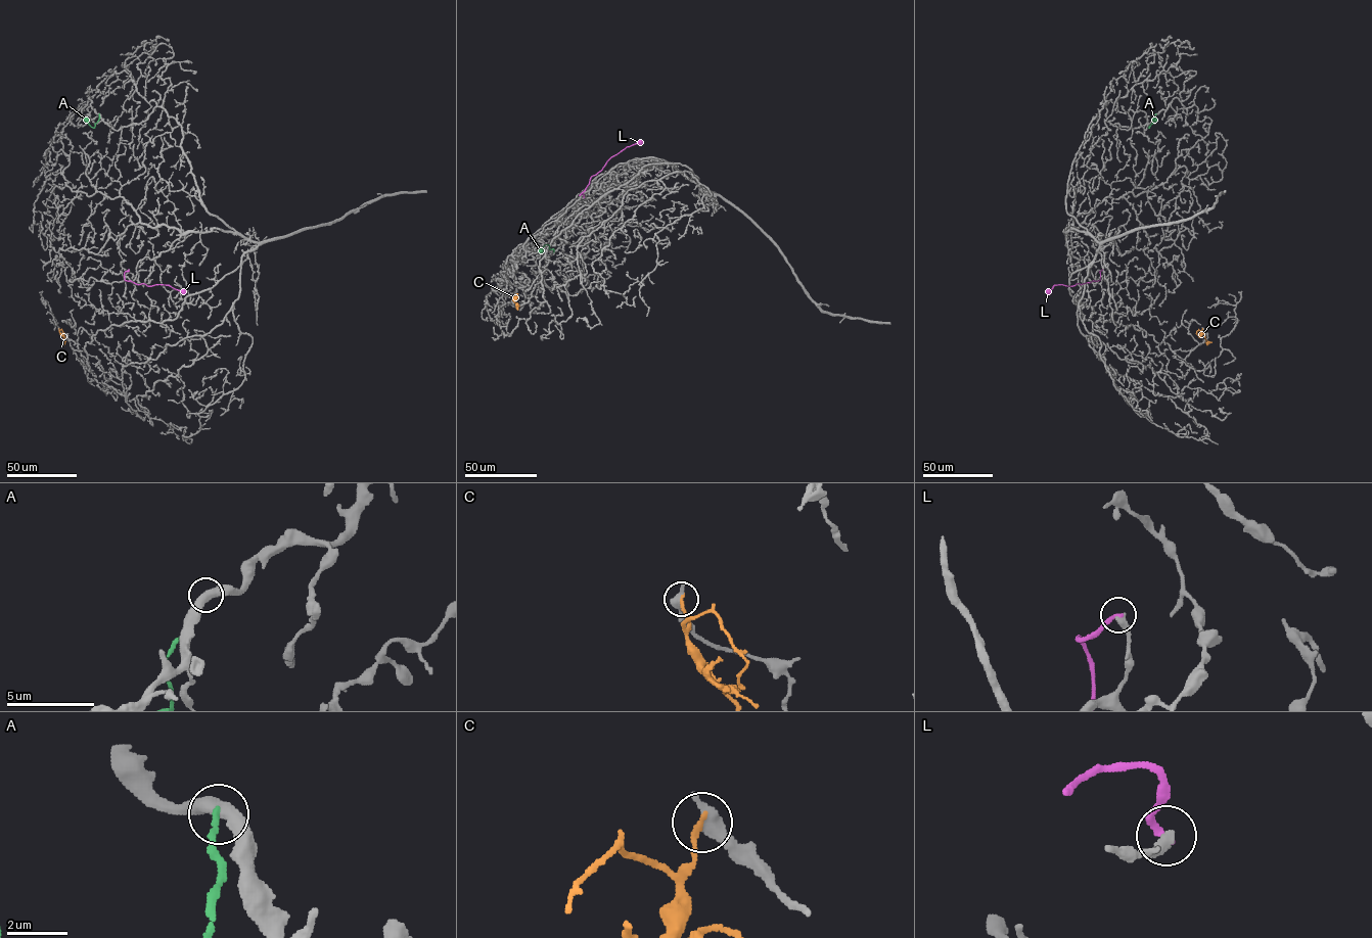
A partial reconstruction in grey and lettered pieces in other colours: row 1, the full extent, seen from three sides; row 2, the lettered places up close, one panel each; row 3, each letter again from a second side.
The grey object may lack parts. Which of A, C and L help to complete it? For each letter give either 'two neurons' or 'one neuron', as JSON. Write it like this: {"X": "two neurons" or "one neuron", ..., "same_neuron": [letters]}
{"A": "two neurons", "C": "two neurons", "L": "two neurons", "same_neuron": []}

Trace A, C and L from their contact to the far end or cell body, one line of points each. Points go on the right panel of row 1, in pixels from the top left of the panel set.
A: (1155, 113), (1148, 128), (1155, 118)
C: (1202, 328), (1205, 339), (1210, 342)
L: (1102, 269), (1099, 280), (1072, 286), (1055, 285), (1047, 292)

